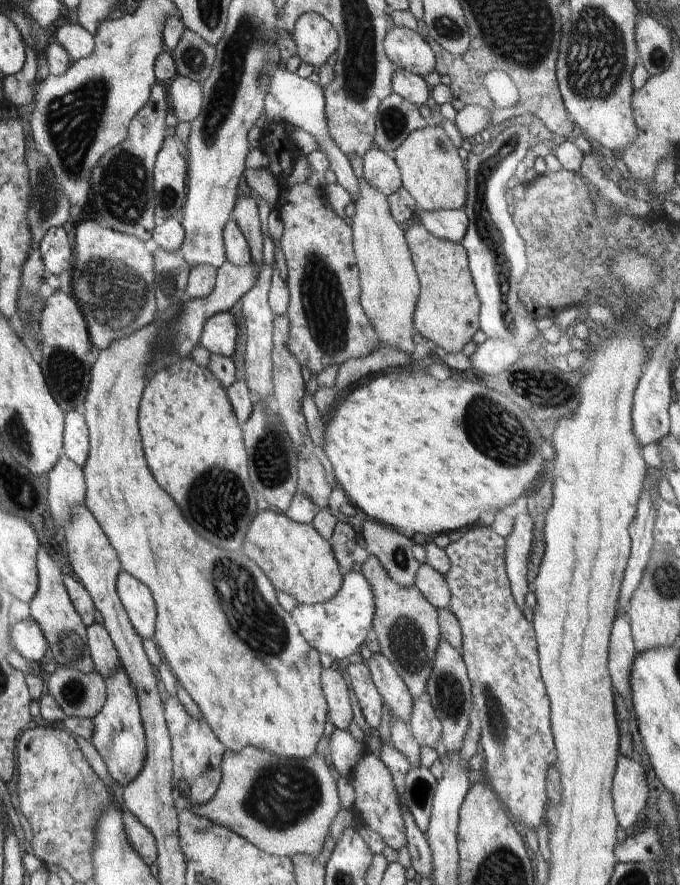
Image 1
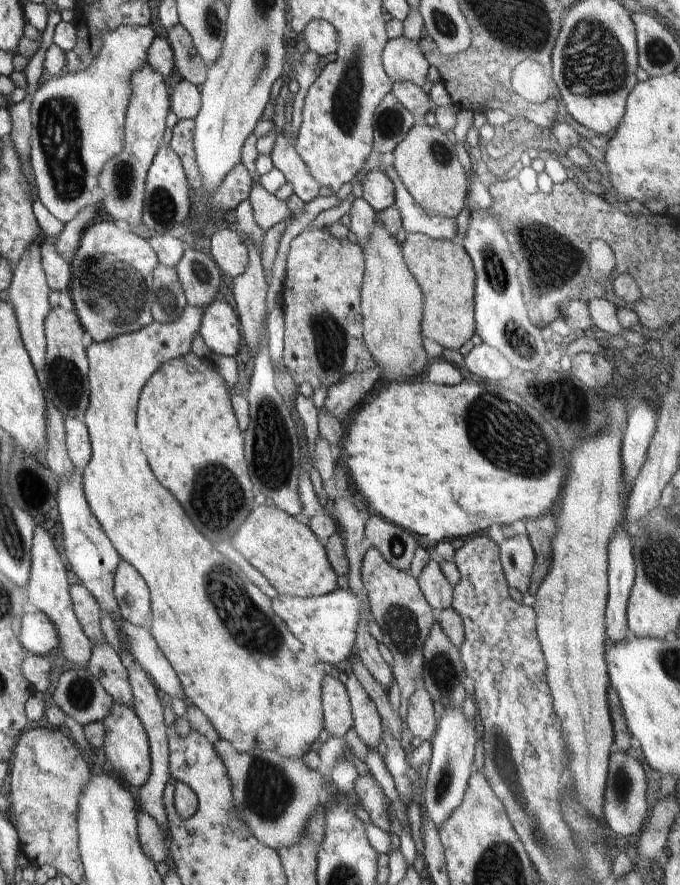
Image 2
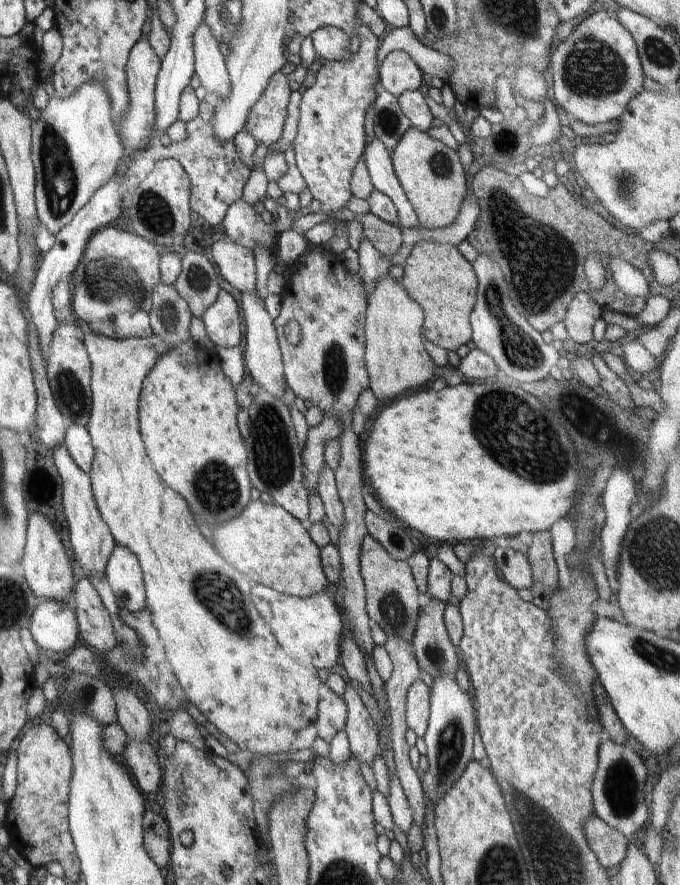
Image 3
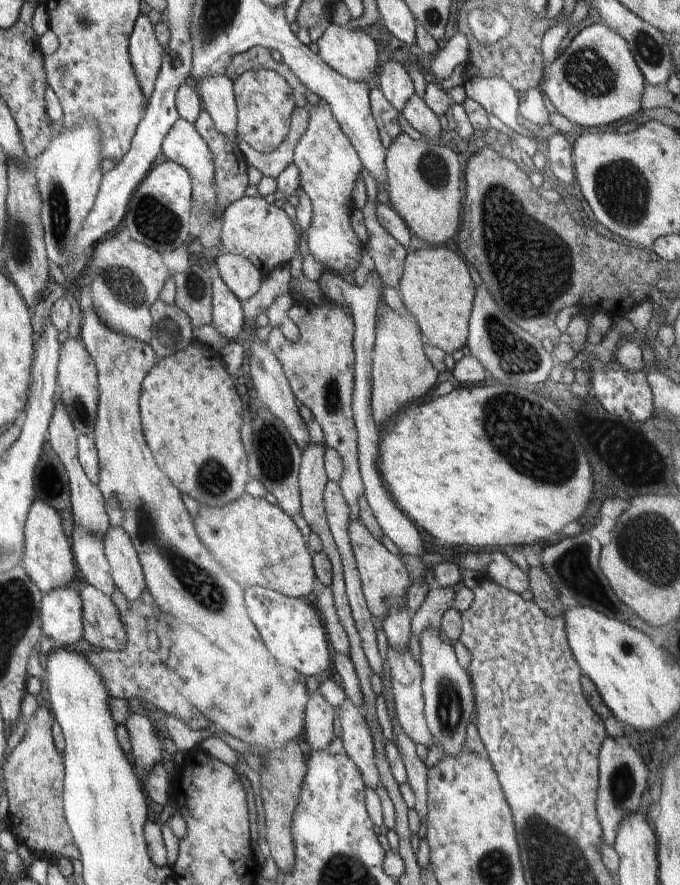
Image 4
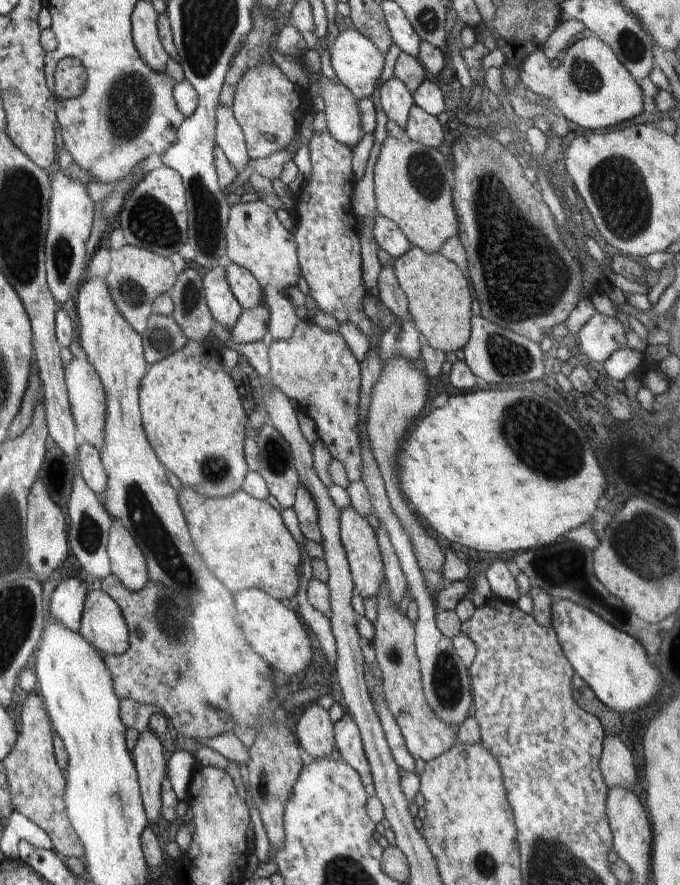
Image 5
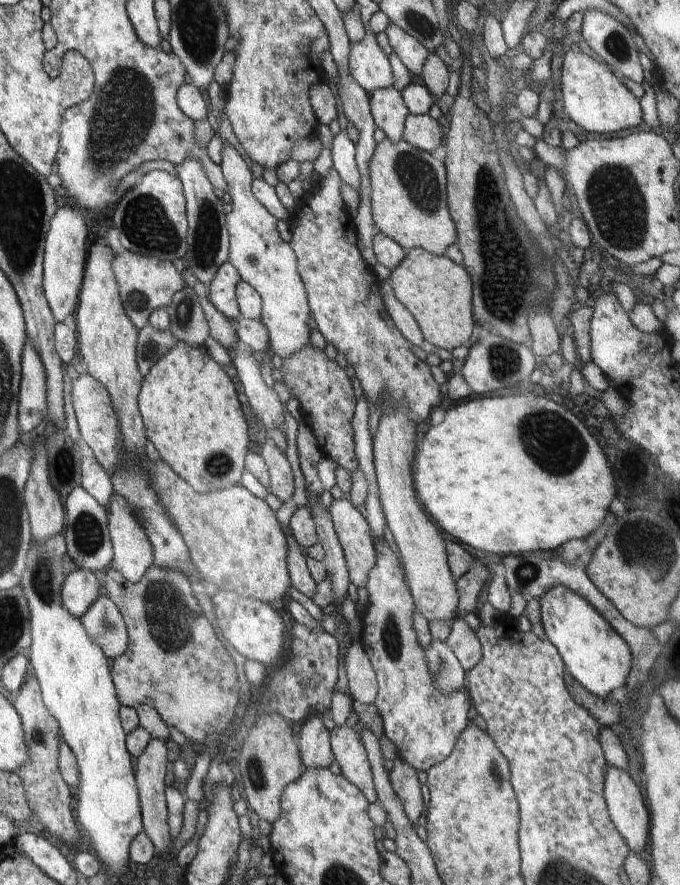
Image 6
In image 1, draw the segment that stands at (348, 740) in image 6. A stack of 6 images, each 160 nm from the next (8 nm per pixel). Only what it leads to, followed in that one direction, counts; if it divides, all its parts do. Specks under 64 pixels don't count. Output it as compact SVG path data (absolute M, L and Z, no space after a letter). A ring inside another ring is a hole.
M362 663L350 664L347 669L349 684L370 729L377 730L382 722L383 699L373 683L368 667Z

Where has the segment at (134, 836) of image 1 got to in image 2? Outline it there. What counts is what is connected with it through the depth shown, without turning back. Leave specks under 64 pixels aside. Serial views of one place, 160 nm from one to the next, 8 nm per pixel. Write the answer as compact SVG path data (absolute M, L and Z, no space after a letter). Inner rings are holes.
M141 809L138 811L137 819L139 843L144 854L153 863L166 862L169 858L168 840L161 826L158 826L158 822Z

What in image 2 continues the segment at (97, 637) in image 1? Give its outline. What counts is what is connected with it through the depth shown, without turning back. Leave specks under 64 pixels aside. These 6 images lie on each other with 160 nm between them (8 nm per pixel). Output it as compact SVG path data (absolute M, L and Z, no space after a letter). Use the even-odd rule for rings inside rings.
M106 640L101 645L93 645L86 668L99 680L115 703L128 705L133 710L134 695L126 667Z

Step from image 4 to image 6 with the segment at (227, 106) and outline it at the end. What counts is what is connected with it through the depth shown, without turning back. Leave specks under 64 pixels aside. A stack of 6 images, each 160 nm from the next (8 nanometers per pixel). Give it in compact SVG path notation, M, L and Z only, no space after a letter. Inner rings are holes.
M223 144L222 163L219 165L232 197L232 212L227 214L229 231L228 261L241 280L254 286L262 300L261 322L269 333L271 350L282 358L290 358L310 343L308 325L310 308L304 284L297 270L297 259L288 242L280 238L277 219L252 194L253 177L236 148Z

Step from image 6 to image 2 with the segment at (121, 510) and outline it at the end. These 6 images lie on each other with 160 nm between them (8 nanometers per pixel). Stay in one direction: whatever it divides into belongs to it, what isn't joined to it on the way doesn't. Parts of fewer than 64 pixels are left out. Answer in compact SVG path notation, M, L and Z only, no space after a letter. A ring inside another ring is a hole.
M124 559L118 563L114 573L113 593L121 618L137 627L146 626L144 620L151 611L150 591L143 576Z

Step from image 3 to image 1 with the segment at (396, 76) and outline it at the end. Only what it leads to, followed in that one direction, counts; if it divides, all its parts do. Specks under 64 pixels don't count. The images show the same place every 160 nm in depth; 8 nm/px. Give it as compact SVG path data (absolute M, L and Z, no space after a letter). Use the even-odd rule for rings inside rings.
M391 26L383 47L396 69L409 70L422 78L435 70L434 51L415 30Z

